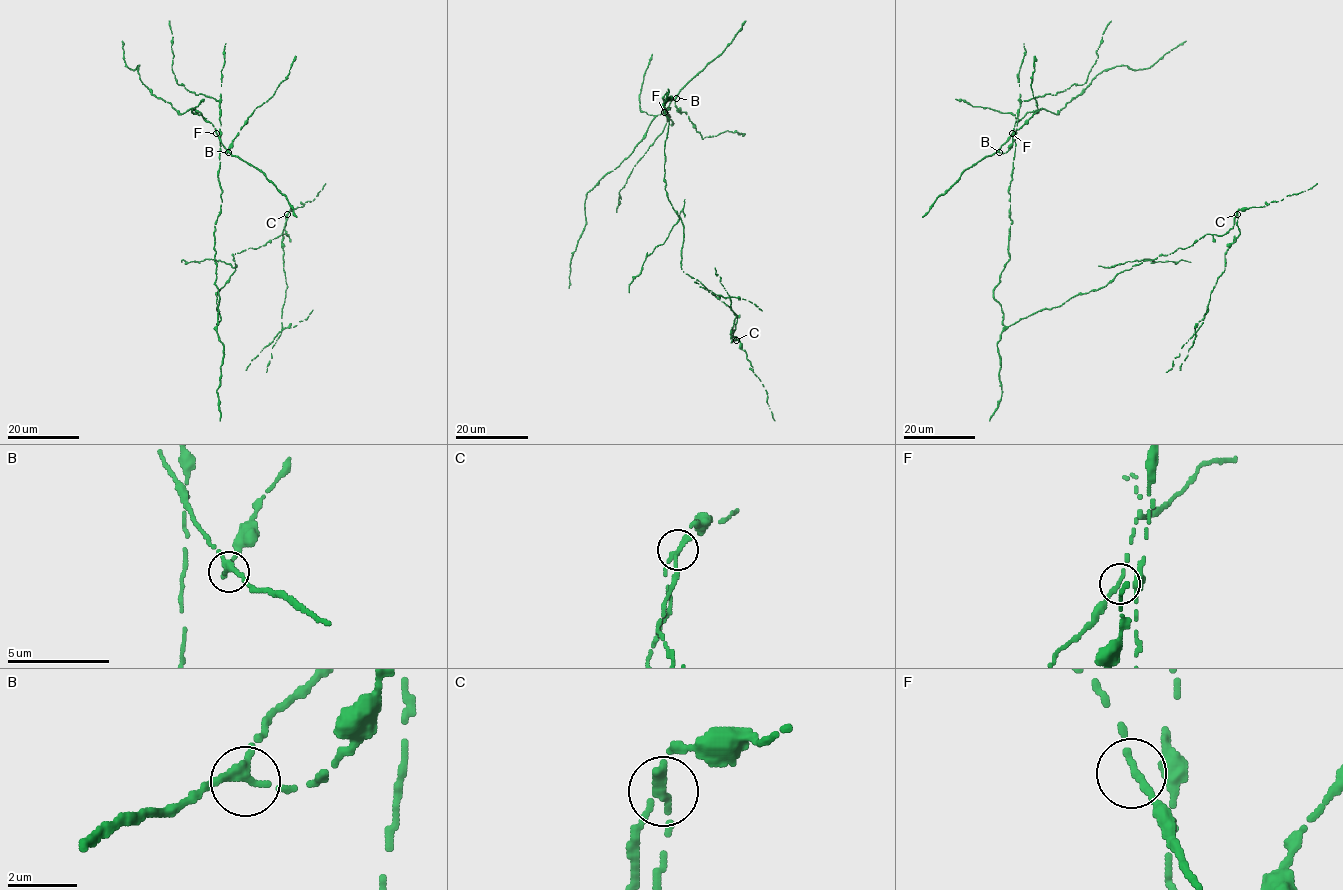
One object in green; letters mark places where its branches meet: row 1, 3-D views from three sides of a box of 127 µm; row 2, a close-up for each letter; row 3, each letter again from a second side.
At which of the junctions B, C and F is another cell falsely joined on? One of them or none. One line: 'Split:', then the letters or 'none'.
Split: C

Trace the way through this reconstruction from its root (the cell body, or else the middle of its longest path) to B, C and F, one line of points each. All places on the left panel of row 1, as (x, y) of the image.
B: (220, 319), (216, 326), (214, 231), (222, 202), (217, 133), (228, 152)
C: (220, 319), (216, 295), (235, 270), (233, 255), (256, 249), (283, 233), (288, 235), (283, 228), (287, 214)
F: (220, 319), (216, 326), (219, 296), (215, 284), (214, 231), (222, 202), (218, 179), (220, 134), (216, 133)

